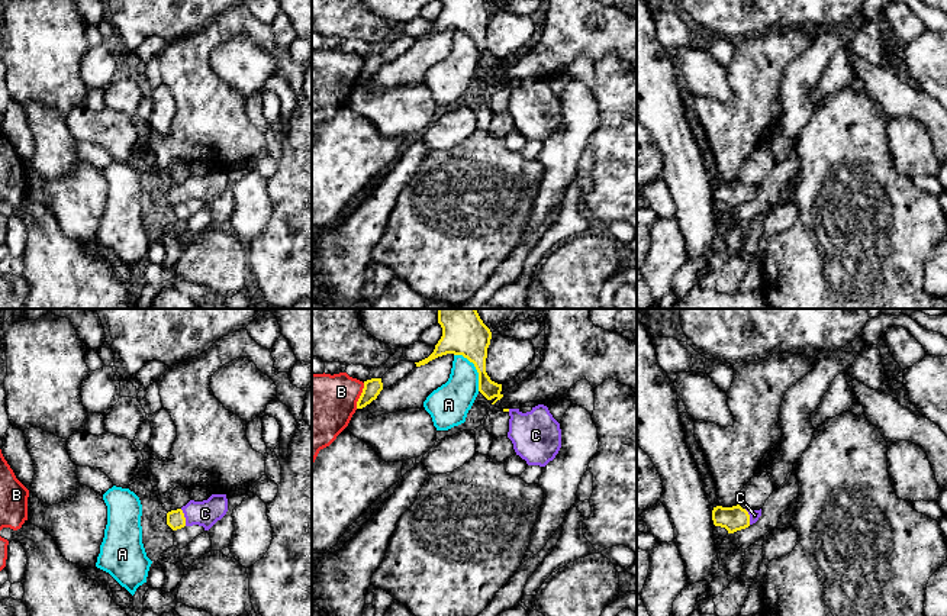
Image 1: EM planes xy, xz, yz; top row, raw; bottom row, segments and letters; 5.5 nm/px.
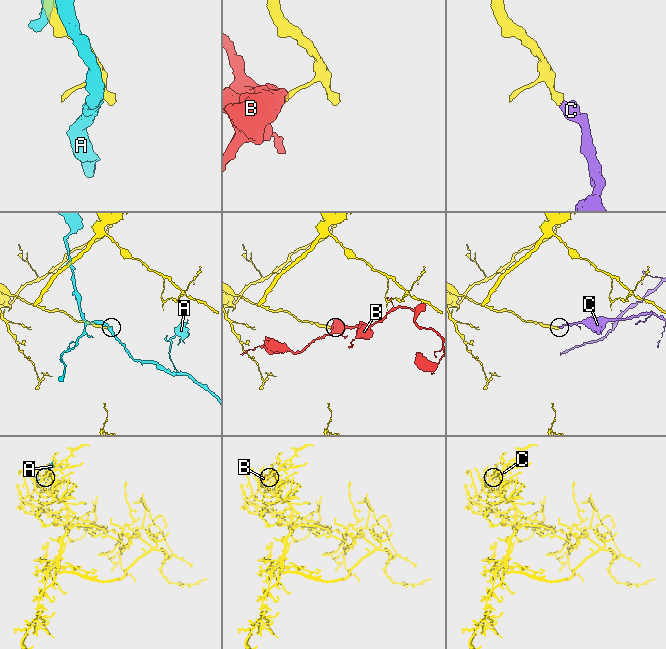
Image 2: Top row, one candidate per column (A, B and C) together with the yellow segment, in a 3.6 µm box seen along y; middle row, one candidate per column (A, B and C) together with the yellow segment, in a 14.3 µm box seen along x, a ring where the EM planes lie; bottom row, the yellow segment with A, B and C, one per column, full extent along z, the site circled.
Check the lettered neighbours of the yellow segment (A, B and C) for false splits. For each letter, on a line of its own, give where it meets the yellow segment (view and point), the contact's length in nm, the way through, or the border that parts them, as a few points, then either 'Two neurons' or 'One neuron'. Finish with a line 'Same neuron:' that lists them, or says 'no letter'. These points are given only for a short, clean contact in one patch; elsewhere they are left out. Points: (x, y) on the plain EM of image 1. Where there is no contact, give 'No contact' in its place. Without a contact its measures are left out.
A: Touches yellow at xz (476, 44). Shared border 240 nm. Two neurons
B: Touches yellow at xz (360, 71). Shared border 150 nm. Boundary: xz (364, 58), (356, 83). Two neurons
C: Touches yellow at xy (184, 193). Shared border 100 nm. Path across: xy (176, 194), (184, 193), (192, 189), (205, 189). One neuron
Same neuron: C

